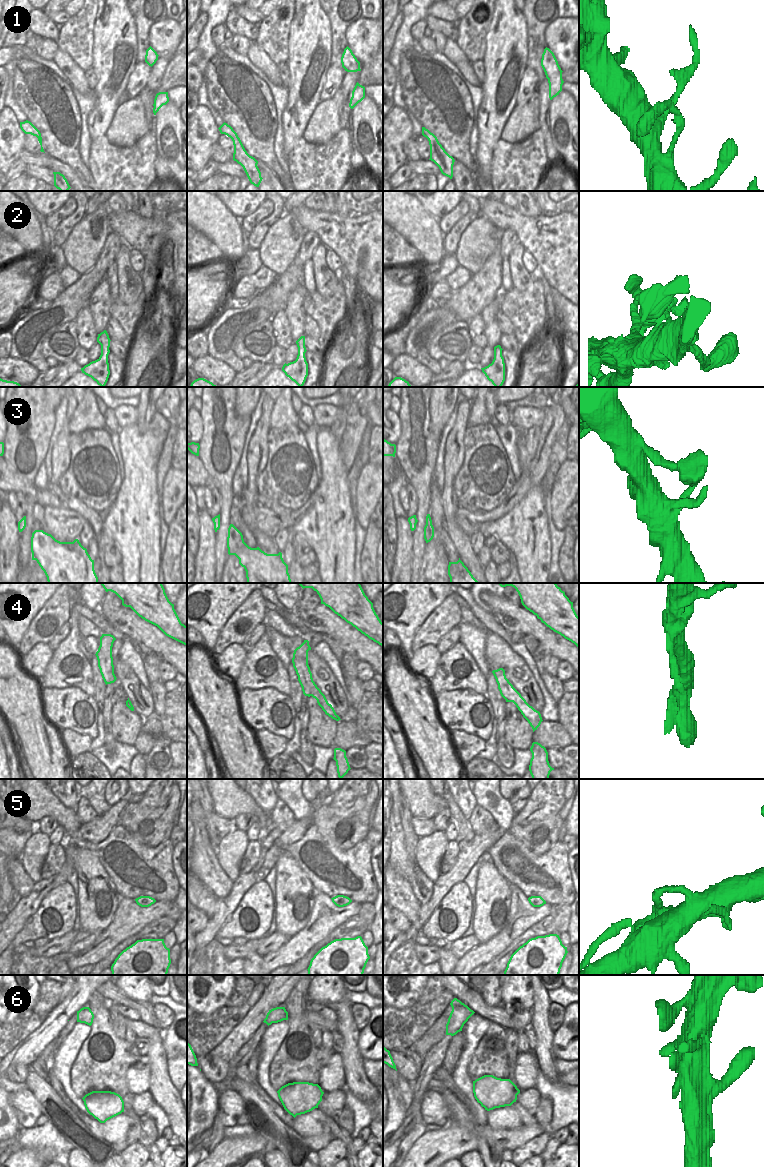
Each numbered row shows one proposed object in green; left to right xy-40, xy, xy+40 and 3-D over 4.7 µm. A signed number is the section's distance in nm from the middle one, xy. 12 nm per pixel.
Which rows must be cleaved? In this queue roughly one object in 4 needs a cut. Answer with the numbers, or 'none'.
none.

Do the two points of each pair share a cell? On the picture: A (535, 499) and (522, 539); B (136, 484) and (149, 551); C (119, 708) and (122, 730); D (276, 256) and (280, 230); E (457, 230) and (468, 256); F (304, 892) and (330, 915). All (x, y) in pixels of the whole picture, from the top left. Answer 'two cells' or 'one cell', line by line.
A: one cell
B: one cell
C: one cell
D: one cell
E: two cells
F: two cells

